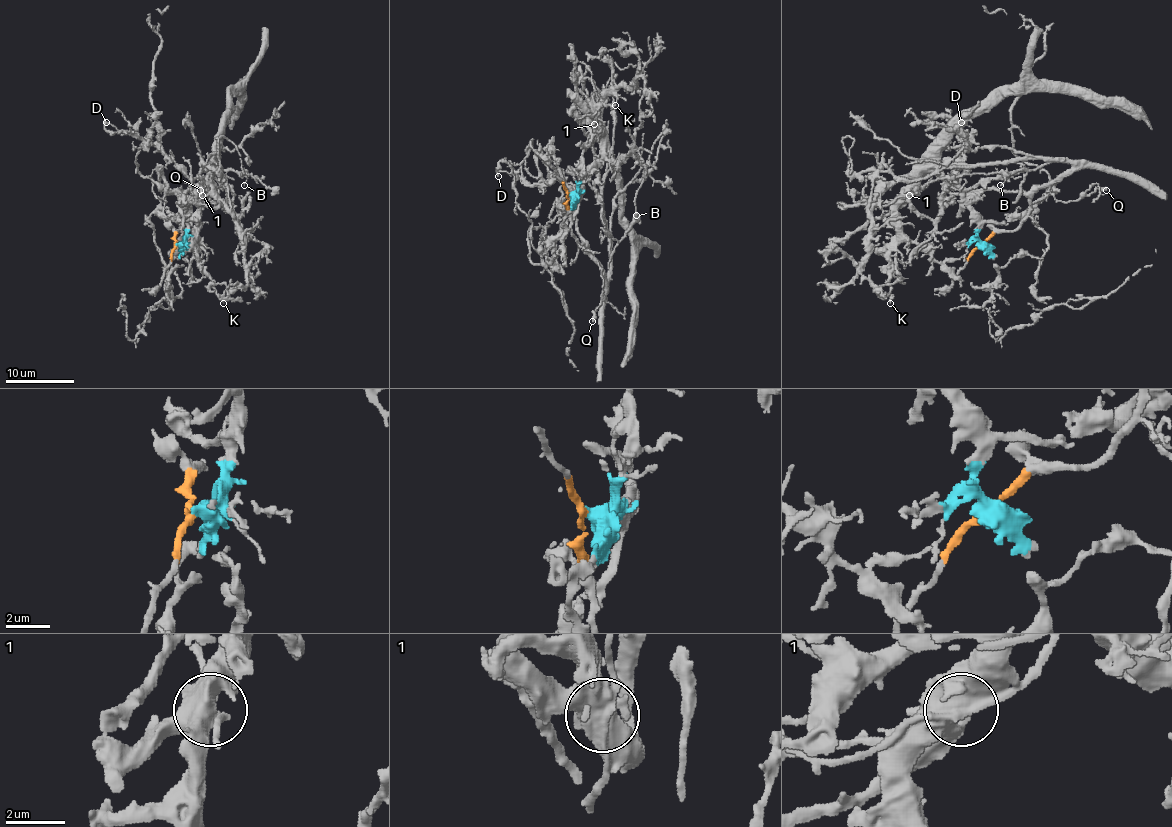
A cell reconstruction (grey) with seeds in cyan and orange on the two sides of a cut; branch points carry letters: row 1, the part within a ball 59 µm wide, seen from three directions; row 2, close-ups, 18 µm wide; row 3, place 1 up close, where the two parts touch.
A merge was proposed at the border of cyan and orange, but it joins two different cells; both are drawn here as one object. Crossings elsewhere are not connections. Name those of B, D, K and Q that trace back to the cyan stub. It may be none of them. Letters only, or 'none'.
D, K

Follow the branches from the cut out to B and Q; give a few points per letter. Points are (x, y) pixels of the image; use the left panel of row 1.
B: (177, 245), (187, 202), (209, 180), (216, 161), (223, 170), (240, 171), (247, 178), (243, 185)
Q: (177, 245), (177, 233), (187, 214), (189, 201), (201, 187), (206, 189), (211, 202), (211, 197), (201, 190)

